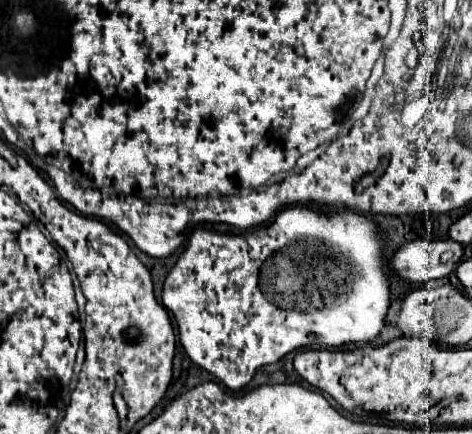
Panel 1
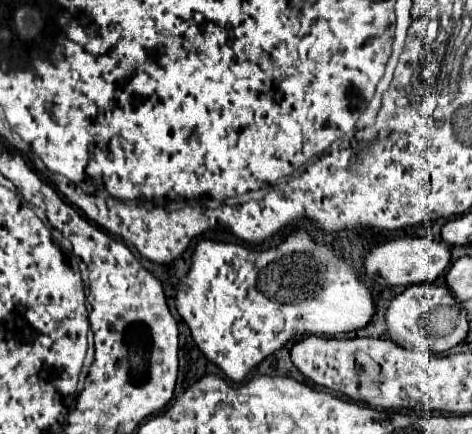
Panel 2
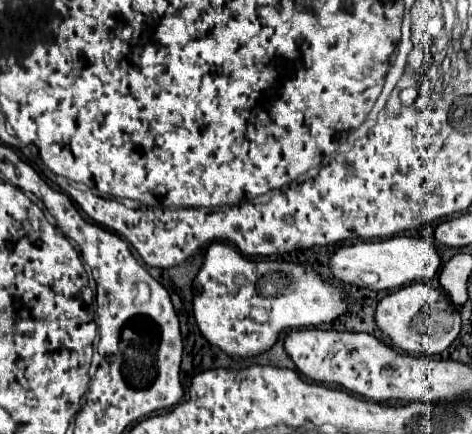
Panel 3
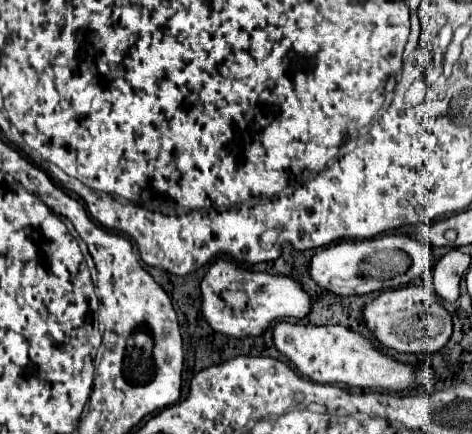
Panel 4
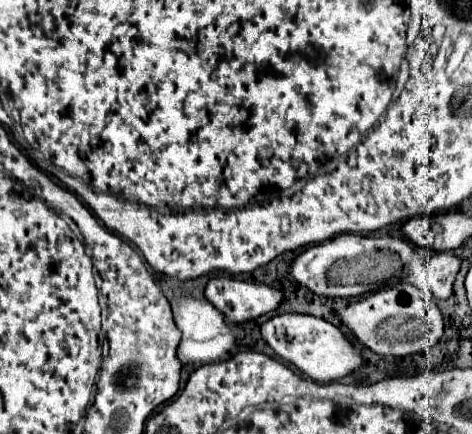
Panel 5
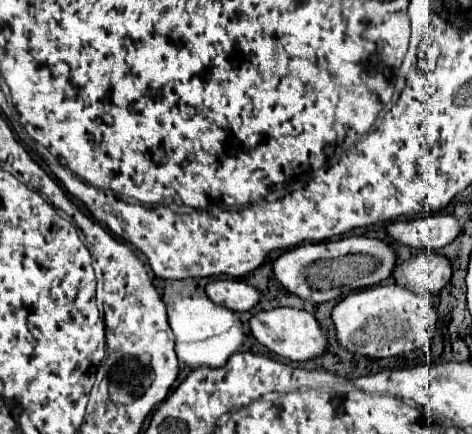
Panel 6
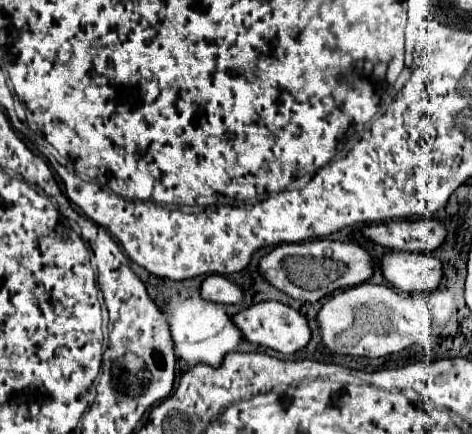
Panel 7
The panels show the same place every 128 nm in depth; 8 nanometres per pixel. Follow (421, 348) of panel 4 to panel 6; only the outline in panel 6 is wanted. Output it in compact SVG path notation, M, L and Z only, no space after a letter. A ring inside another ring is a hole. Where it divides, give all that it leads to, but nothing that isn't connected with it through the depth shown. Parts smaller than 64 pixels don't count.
M396 284L370 286L342 298L332 308L332 322L336 326L336 340L342 348L366 358L386 358L428 344L436 330L436 310L428 294L418 296Z

